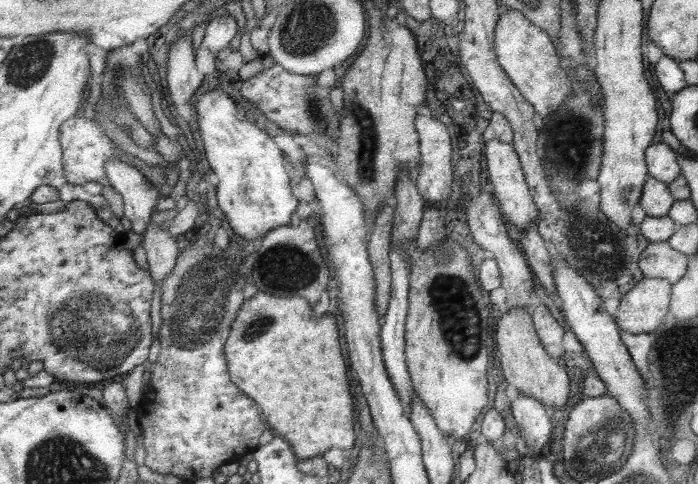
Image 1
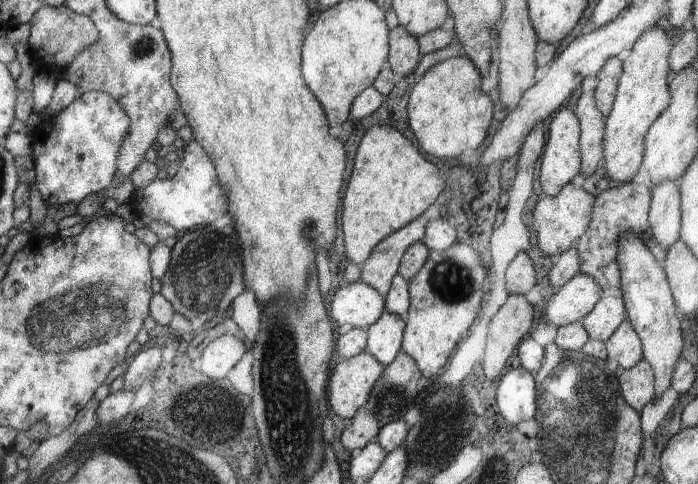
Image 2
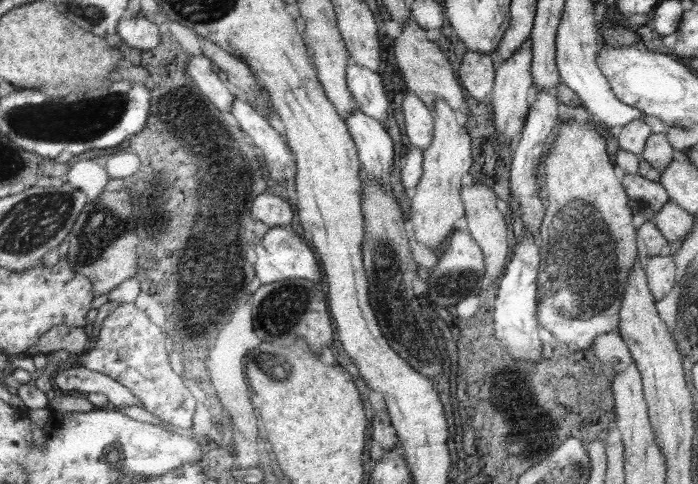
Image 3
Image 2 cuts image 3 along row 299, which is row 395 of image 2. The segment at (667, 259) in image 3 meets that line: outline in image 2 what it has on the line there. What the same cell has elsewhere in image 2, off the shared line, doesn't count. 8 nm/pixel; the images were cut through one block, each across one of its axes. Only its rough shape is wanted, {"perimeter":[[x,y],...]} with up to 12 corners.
{"perimeter":[[619,242],[627,320],[655,374],[671,386],[681,354],[679,318],[651,250]]}

